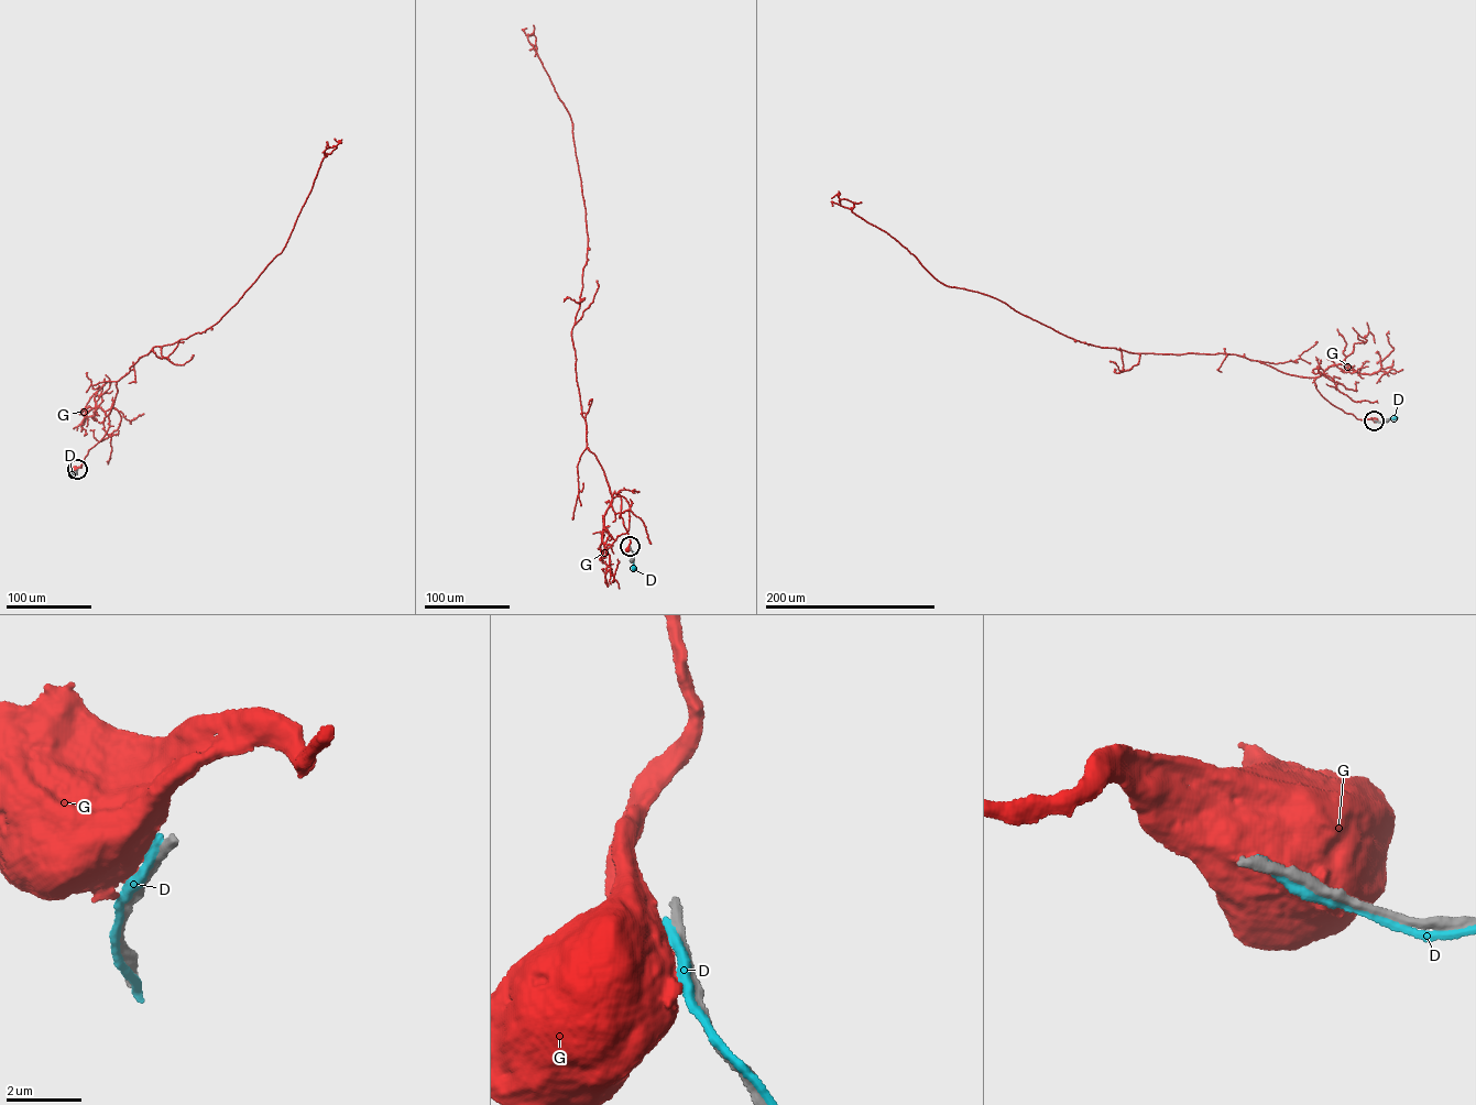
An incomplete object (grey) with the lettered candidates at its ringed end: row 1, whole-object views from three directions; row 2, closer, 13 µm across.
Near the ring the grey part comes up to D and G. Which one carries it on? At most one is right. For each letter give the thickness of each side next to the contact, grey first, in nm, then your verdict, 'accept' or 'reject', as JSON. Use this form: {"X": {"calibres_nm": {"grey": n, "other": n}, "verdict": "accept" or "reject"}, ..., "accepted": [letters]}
{"D": {"calibres_nm": {"grey": 280, "other": 280}, "verdict": "reject"}, "G": {"calibres_nm": {"grey": 280, "other": 1050}, "verdict": "reject"}, "accepted": []}

